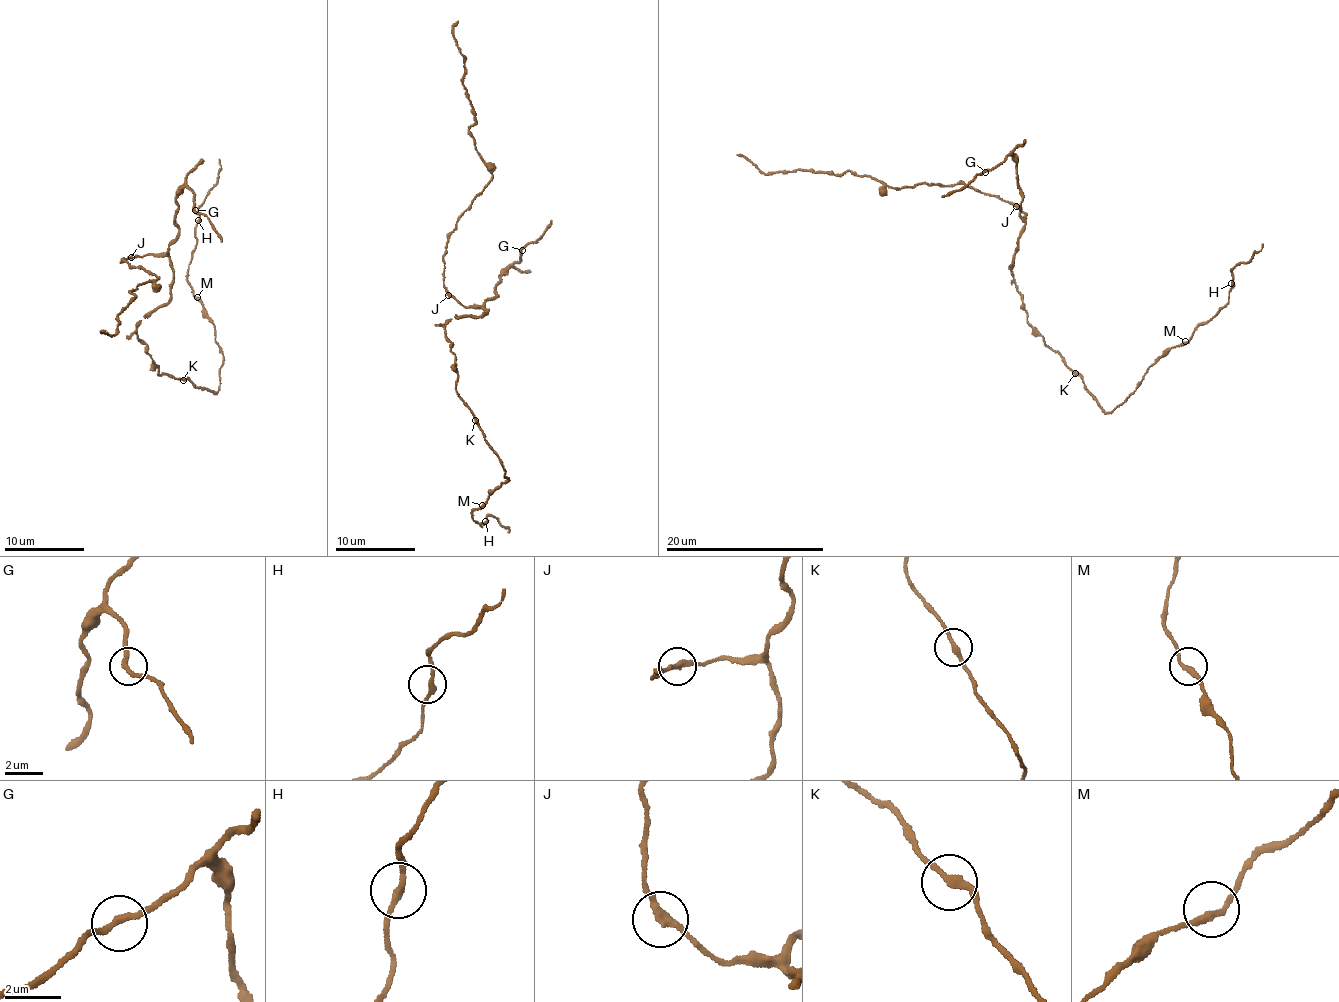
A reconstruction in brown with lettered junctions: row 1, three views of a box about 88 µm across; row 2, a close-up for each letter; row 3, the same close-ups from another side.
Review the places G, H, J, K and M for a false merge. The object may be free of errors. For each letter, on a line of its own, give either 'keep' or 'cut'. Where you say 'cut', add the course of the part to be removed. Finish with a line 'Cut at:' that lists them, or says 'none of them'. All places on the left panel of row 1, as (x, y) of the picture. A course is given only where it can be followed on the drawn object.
G: keep
H: keep
J: keep
K: keep
M: keep
Cut at: none of them

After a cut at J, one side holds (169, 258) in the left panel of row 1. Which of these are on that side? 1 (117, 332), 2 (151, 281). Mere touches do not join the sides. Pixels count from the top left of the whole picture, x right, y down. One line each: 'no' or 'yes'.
1: no
2: no

